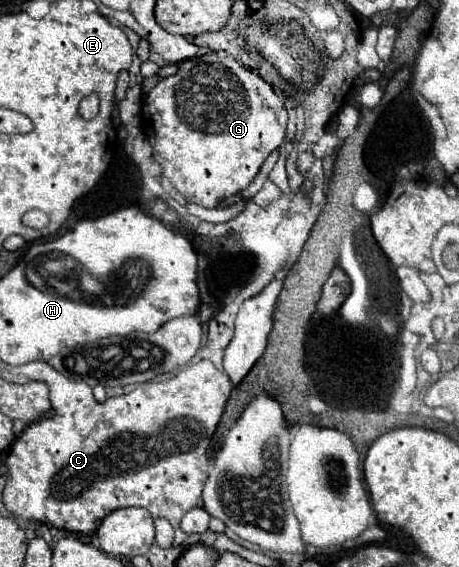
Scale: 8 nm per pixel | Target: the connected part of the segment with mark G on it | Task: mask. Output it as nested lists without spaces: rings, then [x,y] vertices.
[[[223,50],[181,62],[175,76],[159,80],[159,84],[149,90],[145,106],[155,130],[153,158],[161,164],[163,176],[171,180],[187,202],[207,208],[215,208],[221,200],[243,192],[257,176],[265,158],[283,144],[287,132],[287,110],[271,84]]]

